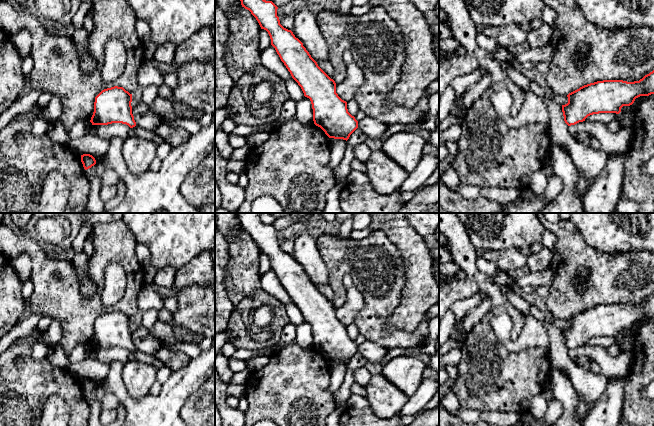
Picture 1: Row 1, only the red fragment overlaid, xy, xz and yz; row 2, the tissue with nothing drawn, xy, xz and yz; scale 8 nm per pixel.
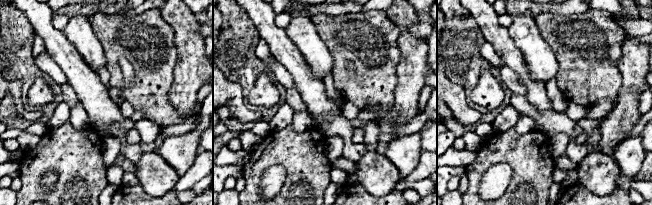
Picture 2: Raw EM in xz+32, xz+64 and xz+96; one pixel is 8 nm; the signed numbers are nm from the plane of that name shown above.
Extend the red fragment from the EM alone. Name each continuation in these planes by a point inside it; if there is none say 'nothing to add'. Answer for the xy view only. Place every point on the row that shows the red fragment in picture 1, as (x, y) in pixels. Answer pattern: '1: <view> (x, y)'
1: xy (141, 132)

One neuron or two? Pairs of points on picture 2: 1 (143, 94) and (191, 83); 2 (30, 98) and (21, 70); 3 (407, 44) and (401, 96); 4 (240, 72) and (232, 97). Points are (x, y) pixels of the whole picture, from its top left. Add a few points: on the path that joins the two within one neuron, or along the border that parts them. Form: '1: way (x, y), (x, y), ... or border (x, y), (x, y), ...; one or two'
1: border (175, 65), (168, 103), (176, 111); two
2: border (41, 76), (33, 80); two
3: way (408, 57), (408, 83); one
4: border (223, 74), (229, 80), (242, 85); two

